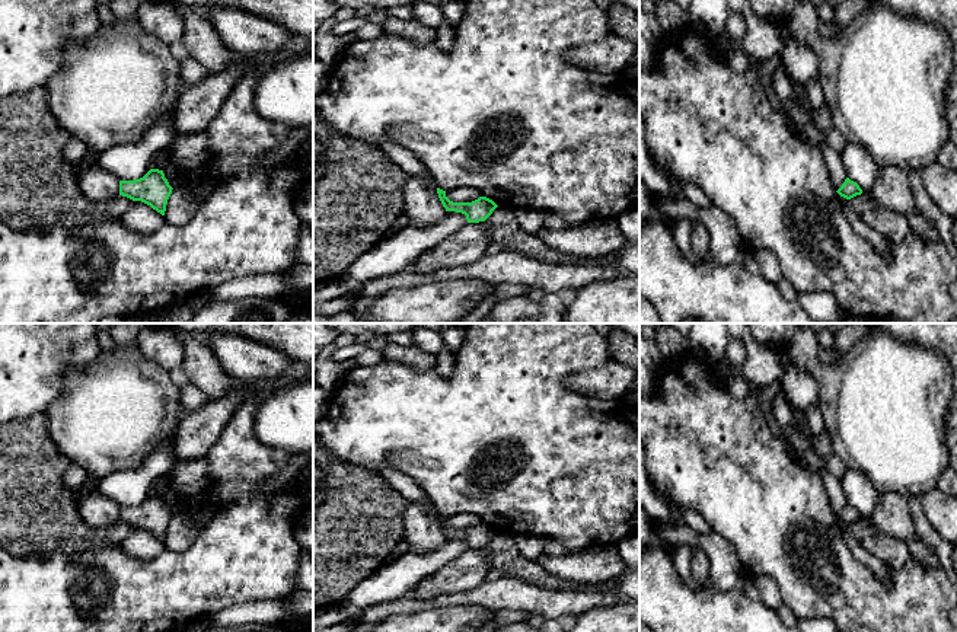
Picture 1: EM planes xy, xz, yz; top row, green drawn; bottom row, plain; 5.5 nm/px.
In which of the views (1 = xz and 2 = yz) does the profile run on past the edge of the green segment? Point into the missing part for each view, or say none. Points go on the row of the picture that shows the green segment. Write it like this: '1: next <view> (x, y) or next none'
1: next none
2: next none

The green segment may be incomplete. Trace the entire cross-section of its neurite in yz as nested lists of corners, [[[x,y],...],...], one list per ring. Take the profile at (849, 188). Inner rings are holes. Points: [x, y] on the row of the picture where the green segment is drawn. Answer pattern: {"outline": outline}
{"outline": [[[846,178],[842,186],[836,192],[843,198],[851,200],[856,195],[861,195],[862,189],[859,188],[856,182]]]}

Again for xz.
{"outline": [[[437,188],[437,194],[446,211],[465,214],[468,223],[485,221],[498,207],[492,200],[487,197],[479,197],[472,202],[453,202],[446,197],[446,191]]]}

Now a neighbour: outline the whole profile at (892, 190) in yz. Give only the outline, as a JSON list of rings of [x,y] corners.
[[[880,167],[870,197],[880,207],[906,217],[919,211],[909,183],[909,173],[900,167]]]

